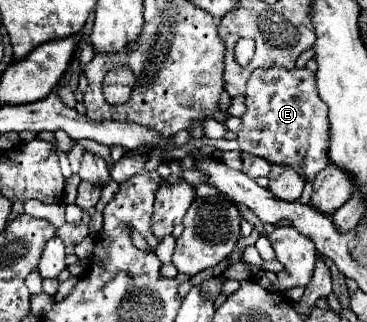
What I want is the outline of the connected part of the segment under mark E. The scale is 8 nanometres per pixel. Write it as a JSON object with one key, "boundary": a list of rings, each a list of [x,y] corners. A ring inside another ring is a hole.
{"boundary":[[[257,68],[251,72],[245,90],[247,112],[241,116],[243,128],[237,132],[241,152],[265,158],[269,164],[291,166],[307,182],[329,164],[329,124],[327,104],[317,94],[315,74],[307,68]]]}

